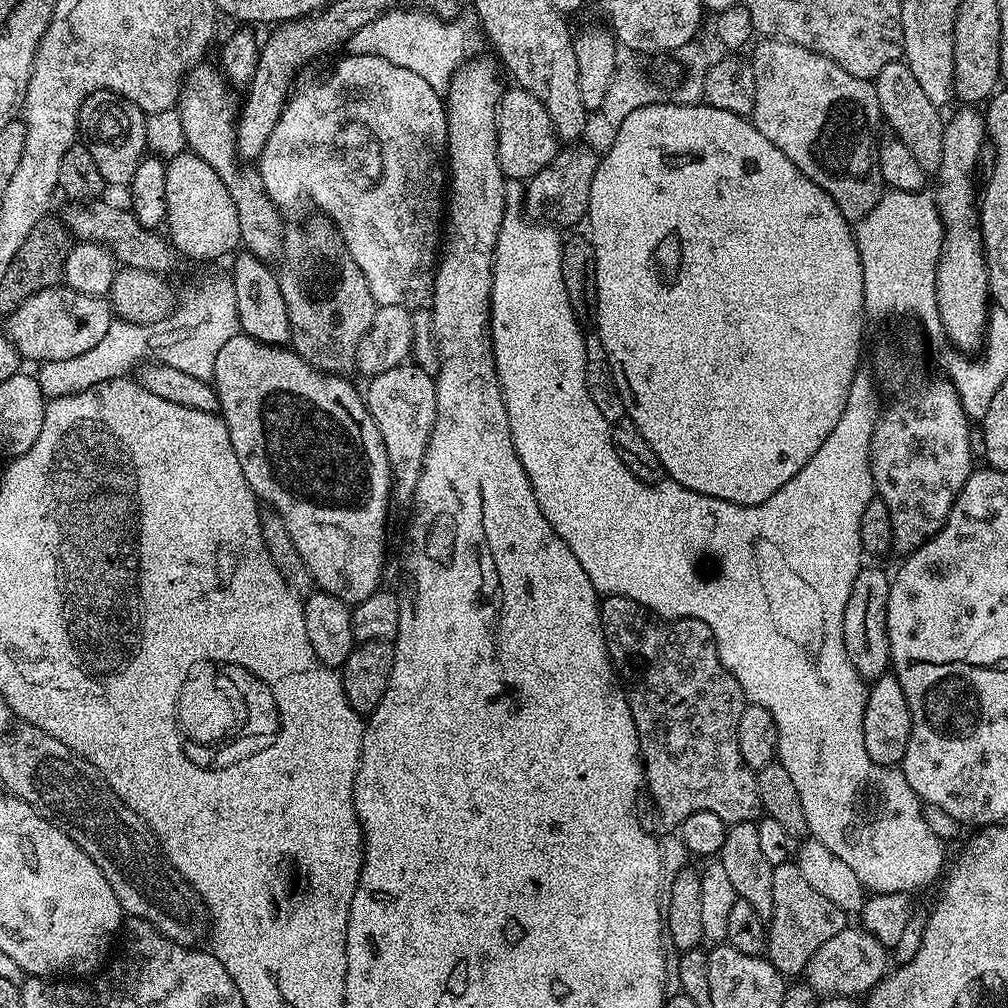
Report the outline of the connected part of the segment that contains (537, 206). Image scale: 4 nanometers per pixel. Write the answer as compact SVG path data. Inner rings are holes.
M576 148L573 152L561 151L554 159L532 179L527 181L524 192L524 204L533 212L537 221L549 226L560 224L576 224L588 215L590 202L590 186L594 182L594 174L598 163L597 153L588 148Z

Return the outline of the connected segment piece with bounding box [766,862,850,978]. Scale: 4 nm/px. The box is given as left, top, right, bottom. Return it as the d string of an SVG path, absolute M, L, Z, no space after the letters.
M795 862L773 867L772 885L774 886L774 906L771 916L767 917L768 942L766 959L773 964L785 978L796 978L805 971L810 958L834 934L849 927L849 913L838 910L834 902L829 902L823 894L818 894L806 878L802 878L802 870L798 870Z

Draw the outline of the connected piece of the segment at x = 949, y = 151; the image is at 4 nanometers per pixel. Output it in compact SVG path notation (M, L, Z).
M964 110L953 120L949 119L944 125L942 138L942 162L938 169L940 181L934 187L936 205L944 223L944 245L940 261L936 267L936 301L938 314L944 327L944 336L953 344L953 349L964 354L981 347L984 333L988 330L988 313L990 311L990 293L988 291L988 263L984 257L984 238L980 233L980 214L978 211L978 184L972 175L976 172L976 163L980 160L980 151L986 148L986 125L983 115L976 110Z

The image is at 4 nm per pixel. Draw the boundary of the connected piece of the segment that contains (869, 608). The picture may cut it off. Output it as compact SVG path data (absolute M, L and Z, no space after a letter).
M861 567L858 578L854 578L854 586L850 590L850 602L846 602L846 614L842 618L842 638L846 642L846 658L850 658L850 666L858 670L858 674L865 682L882 678L889 671L892 655L888 641L888 599L892 585L889 573L884 573L880 568Z

